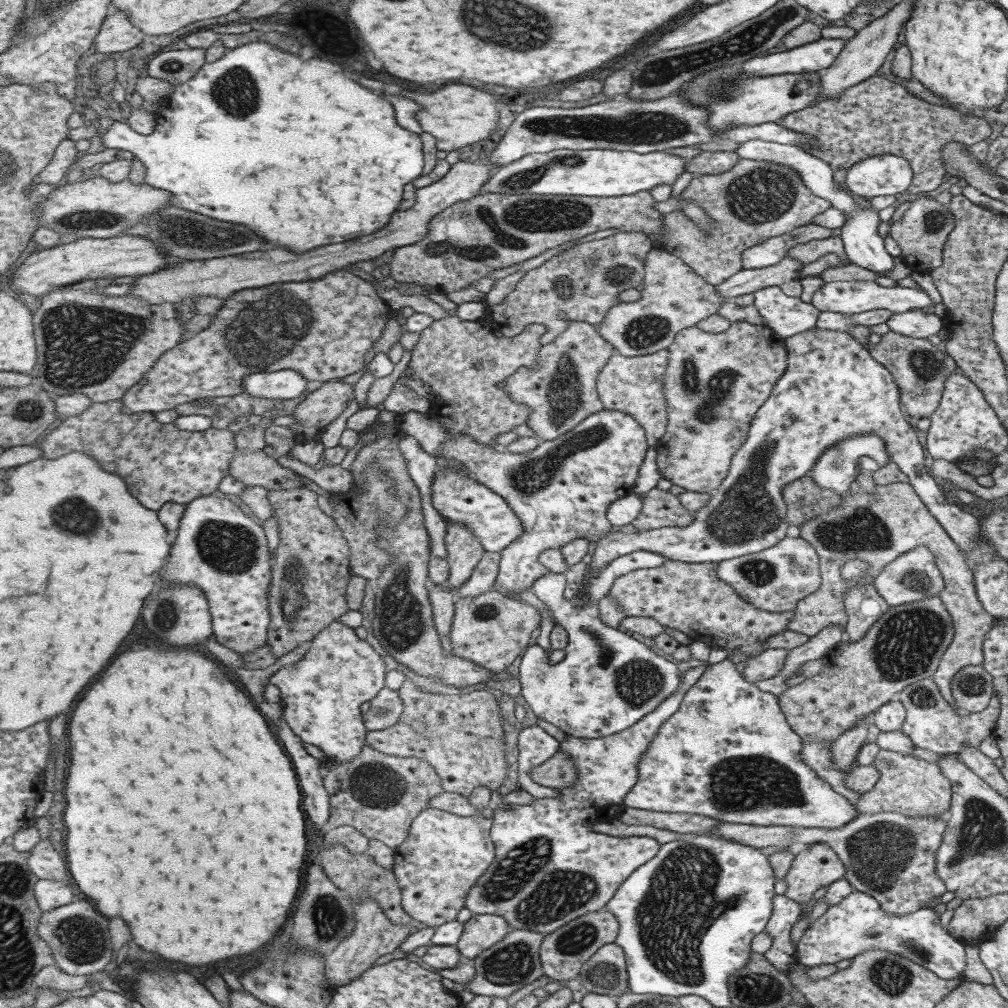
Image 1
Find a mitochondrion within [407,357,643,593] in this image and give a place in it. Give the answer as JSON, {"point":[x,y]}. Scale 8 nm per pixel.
{"point":[529,477]}

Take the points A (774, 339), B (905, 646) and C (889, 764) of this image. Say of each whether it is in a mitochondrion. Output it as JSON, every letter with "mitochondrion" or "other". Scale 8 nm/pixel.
{"A":"other","B":"mitochondrion","C":"mitochondrion"}

